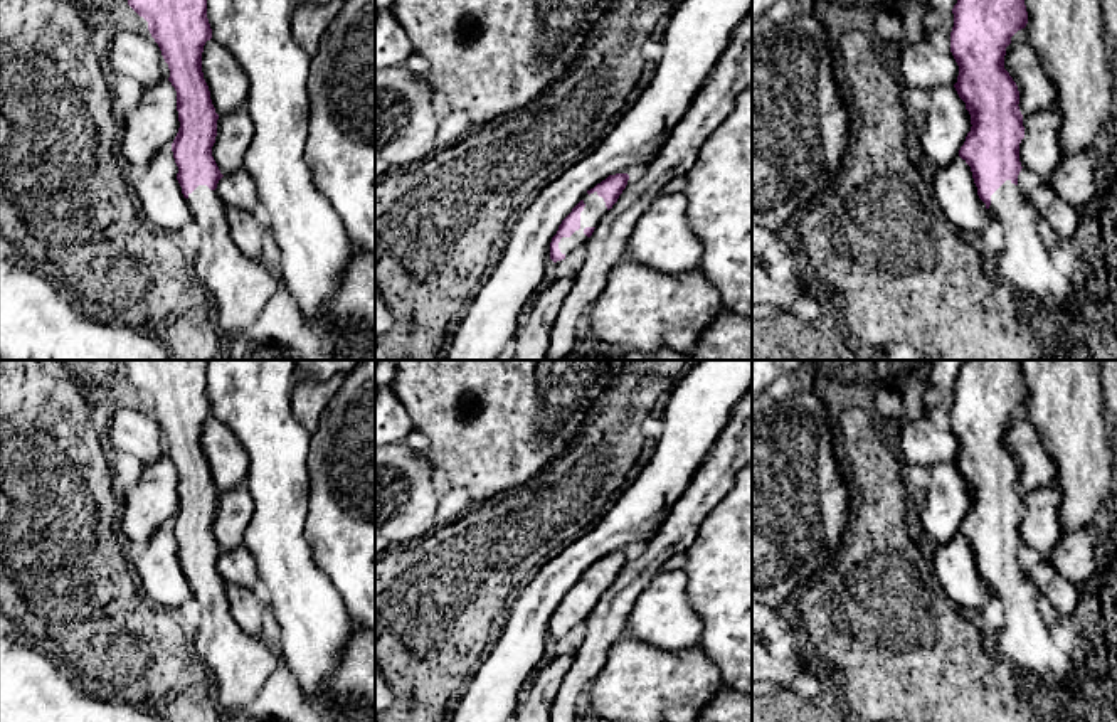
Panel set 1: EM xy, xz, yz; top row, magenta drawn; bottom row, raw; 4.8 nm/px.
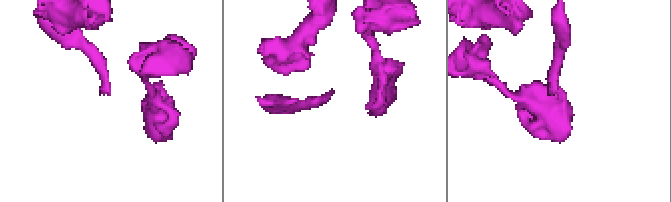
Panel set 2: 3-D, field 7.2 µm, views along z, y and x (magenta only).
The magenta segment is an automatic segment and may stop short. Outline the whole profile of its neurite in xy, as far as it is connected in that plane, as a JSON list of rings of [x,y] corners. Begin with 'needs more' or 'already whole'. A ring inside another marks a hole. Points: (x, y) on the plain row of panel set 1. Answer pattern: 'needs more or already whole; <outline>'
needs more; [[[123,360],[128,382],[148,399],[148,407],[158,421],[170,446],[168,458],[177,468],[177,488],[180,505],[172,520],[177,557],[188,579],[193,599],[200,604],[200,624],[192,643],[195,653],[210,672],[214,698],[220,712],[241,719],[247,715],[266,678],[276,670],[279,660],[259,636],[247,634],[232,618],[227,599],[227,582],[217,571],[217,560],[224,554],[212,534],[217,513],[219,491],[210,476],[209,463],[202,449],[202,429],[212,416],[207,396],[209,360]]]

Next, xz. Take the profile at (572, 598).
needs more; [[[627,550],[609,552],[587,567],[587,572],[562,597],[550,619],[550,636],[565,636],[574,626],[585,623],[599,597],[617,579],[629,557]]]

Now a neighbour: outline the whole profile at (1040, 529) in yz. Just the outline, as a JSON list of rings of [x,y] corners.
[[[1056,485],[1023,493],[1024,515],[1019,520],[1019,539],[1048,555],[1063,539],[1060,528],[1061,490]]]

